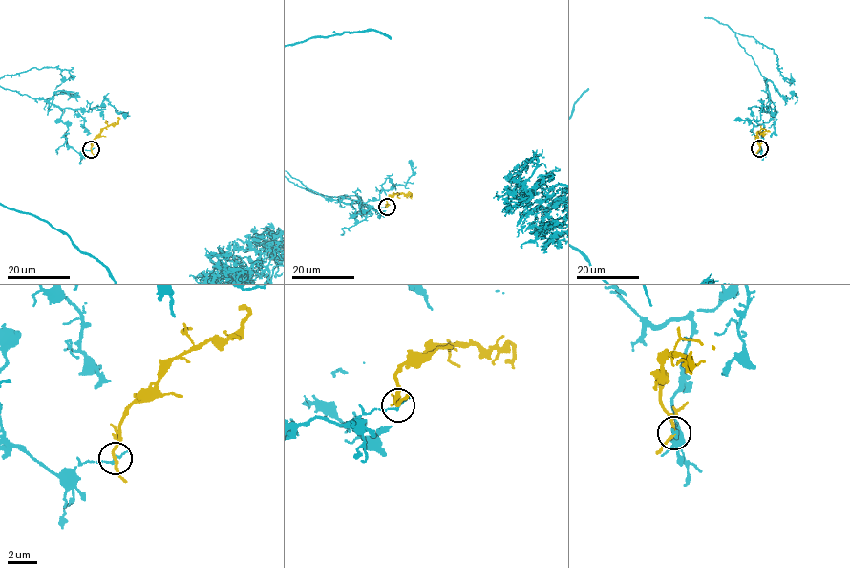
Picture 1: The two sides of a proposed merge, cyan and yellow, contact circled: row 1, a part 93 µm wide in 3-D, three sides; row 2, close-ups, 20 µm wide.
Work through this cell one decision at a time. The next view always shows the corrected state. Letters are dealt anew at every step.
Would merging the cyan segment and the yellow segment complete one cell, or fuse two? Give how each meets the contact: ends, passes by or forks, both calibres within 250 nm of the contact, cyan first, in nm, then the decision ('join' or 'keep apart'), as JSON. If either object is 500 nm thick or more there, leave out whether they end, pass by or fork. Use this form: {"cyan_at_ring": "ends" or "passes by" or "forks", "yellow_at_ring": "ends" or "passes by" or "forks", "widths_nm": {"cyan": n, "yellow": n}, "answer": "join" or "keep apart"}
{"cyan_at_ring": "ends", "yellow_at_ring": "passes by", "widths_nm": {"cyan": 170, "yellow": 170}, "answer": "keep apart"}

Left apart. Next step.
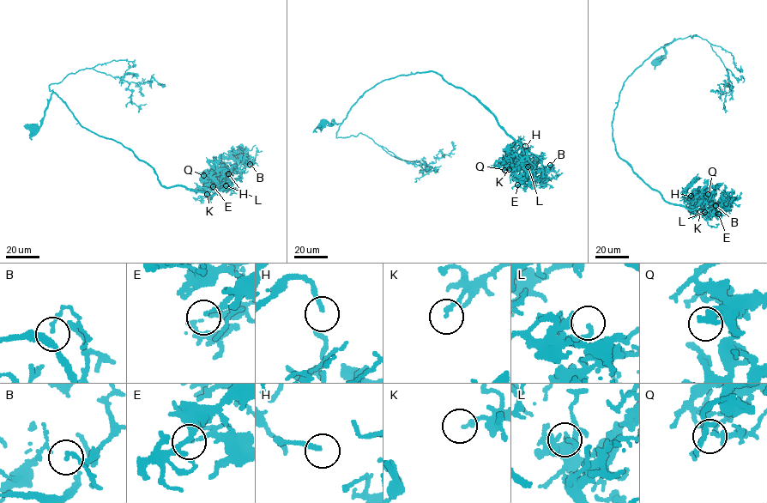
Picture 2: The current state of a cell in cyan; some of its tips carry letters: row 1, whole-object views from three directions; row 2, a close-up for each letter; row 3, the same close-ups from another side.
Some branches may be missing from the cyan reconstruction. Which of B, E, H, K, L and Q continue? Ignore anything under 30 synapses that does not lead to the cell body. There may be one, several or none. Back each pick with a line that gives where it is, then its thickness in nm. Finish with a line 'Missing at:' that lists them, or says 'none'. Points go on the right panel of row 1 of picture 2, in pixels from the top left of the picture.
E: Place: (718, 214). Thickness 150 nm
H: Place: (691, 196). Thickness 160 nm
Missing at: E, H

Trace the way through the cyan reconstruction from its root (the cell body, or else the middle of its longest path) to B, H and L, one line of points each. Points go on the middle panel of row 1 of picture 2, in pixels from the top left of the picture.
B: (323, 123), (342, 122), (358, 98), (384, 80), (431, 71), (475, 96), (543, 166), (550, 165)
H: (323, 123), (342, 122), (384, 80), (431, 71), (475, 96), (524, 148), (523, 160), (516, 151), (525, 146)
L: (323, 123), (342, 122), (358, 98), (384, 80), (431, 71), (475, 96), (524, 148), (534, 167), (528, 166)

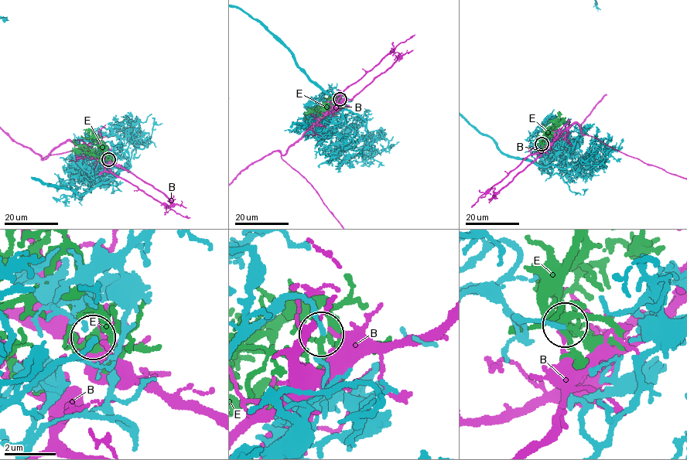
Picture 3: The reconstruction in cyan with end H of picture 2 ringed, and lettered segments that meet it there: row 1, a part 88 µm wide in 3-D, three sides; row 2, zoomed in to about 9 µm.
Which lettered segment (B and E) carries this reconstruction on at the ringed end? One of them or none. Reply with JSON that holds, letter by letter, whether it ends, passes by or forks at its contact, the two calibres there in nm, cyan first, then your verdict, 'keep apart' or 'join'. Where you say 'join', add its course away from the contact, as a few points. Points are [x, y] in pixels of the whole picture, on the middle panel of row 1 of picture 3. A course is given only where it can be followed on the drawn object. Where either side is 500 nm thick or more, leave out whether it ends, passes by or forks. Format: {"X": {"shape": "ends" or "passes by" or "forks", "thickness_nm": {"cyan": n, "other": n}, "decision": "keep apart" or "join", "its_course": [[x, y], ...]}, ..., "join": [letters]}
{"B": {"shape": "ends", "thickness_nm": {"cyan": 190, "other": 140}, "decision": "keep apart"}, "E": {"shape": "ends", "thickness_nm": {"cyan": 180, "other": 180}, "decision": "join", "its_course": [[340, 99], [340, 96], [329, 101], [324, 110], [309, 113], [305, 118], [309, 118]]}, "join": ["E"]}

